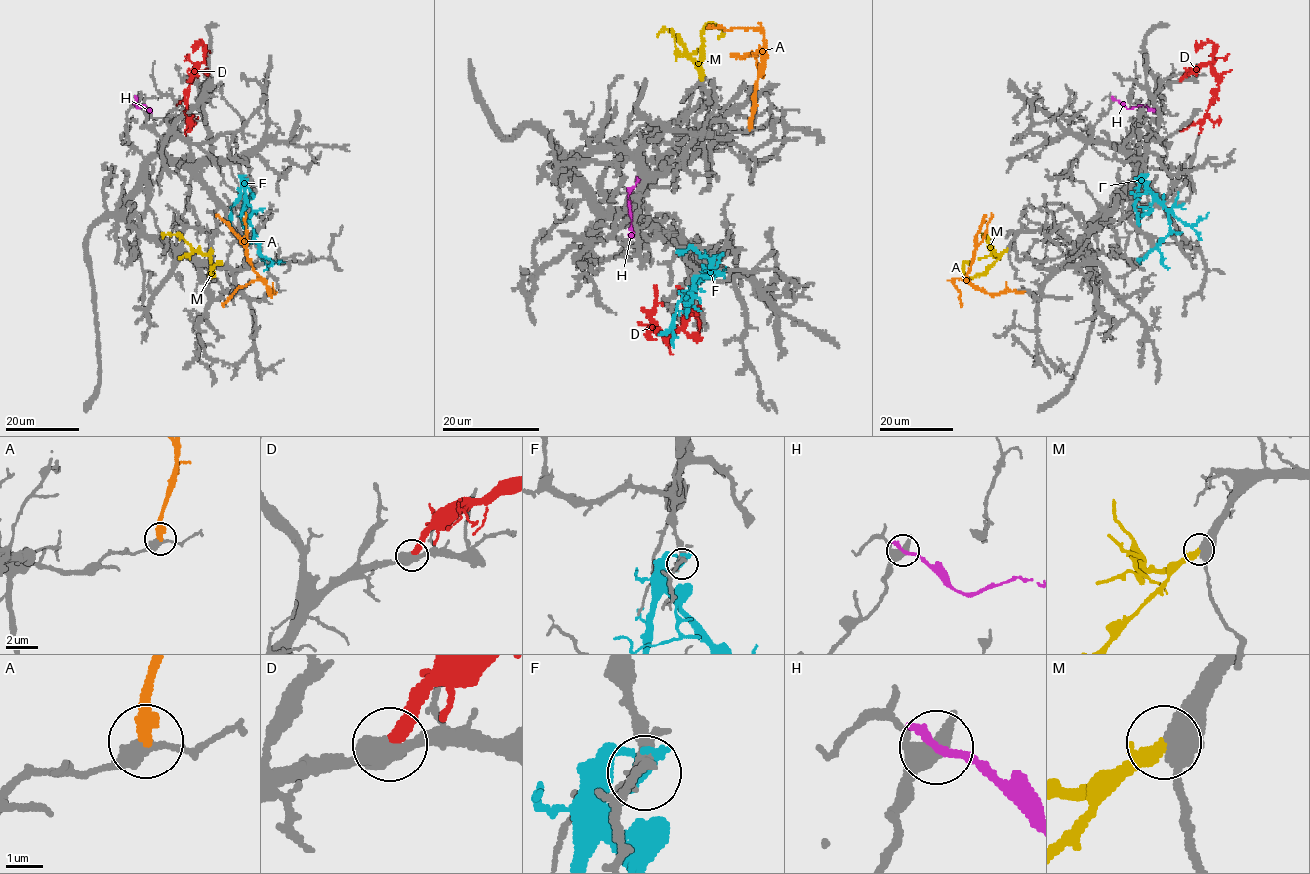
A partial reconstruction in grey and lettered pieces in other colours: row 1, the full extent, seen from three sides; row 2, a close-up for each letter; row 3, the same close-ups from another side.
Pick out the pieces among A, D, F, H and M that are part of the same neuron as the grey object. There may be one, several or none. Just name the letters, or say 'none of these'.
M

